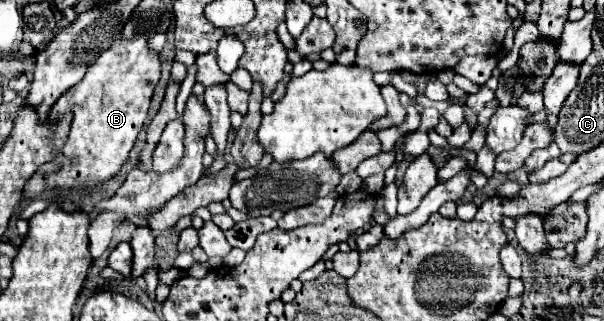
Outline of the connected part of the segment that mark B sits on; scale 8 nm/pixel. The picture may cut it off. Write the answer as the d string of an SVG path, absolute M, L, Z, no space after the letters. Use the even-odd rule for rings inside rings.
M136 36L130 40L118 38L112 42L112 46L104 50L88 68L86 76L64 96L60 96L60 100L50 110L52 120L66 112L74 114L70 136L56 160L42 164L42 168L34 172L26 196L36 198L46 186L92 188L110 180L128 160L128 152L132 150L136 136L144 126L158 80L160 54L148 46L146 36Z

